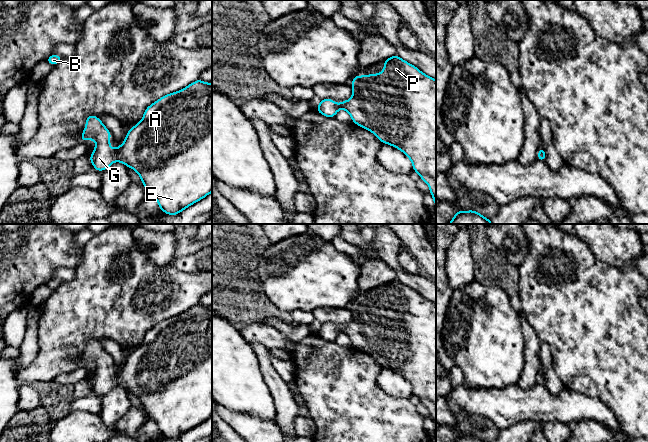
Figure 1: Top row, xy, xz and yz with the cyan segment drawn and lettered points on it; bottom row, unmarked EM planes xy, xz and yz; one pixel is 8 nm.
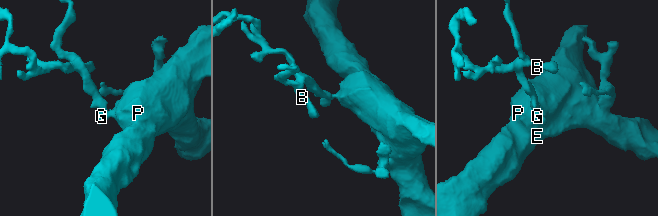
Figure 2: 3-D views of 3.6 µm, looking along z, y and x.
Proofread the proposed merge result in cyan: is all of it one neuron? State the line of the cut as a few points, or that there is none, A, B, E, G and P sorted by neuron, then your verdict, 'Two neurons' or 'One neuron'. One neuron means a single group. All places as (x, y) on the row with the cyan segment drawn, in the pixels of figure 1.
No split. Groups: A B E G P. One neuron

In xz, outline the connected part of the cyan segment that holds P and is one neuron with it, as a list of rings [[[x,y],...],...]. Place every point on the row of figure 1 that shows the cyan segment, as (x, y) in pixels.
[[[397,55],[383,62],[385,66],[381,73],[357,75],[353,78],[353,95],[348,101],[336,104],[333,99],[323,99],[316,110],[323,116],[332,118],[340,109],[344,109],[350,114],[353,123],[371,131],[382,143],[401,150],[411,160],[413,171],[428,184],[436,207],[436,80]]]

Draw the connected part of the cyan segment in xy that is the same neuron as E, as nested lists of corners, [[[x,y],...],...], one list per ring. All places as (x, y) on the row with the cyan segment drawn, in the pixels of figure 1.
[[[198,79],[184,89],[155,101],[146,108],[142,120],[127,132],[122,145],[114,149],[110,148],[111,134],[98,117],[89,115],[86,118],[80,139],[96,142],[89,157],[95,170],[106,170],[116,161],[134,169],[149,195],[157,200],[159,208],[166,214],[176,215],[212,192],[212,83]]]

